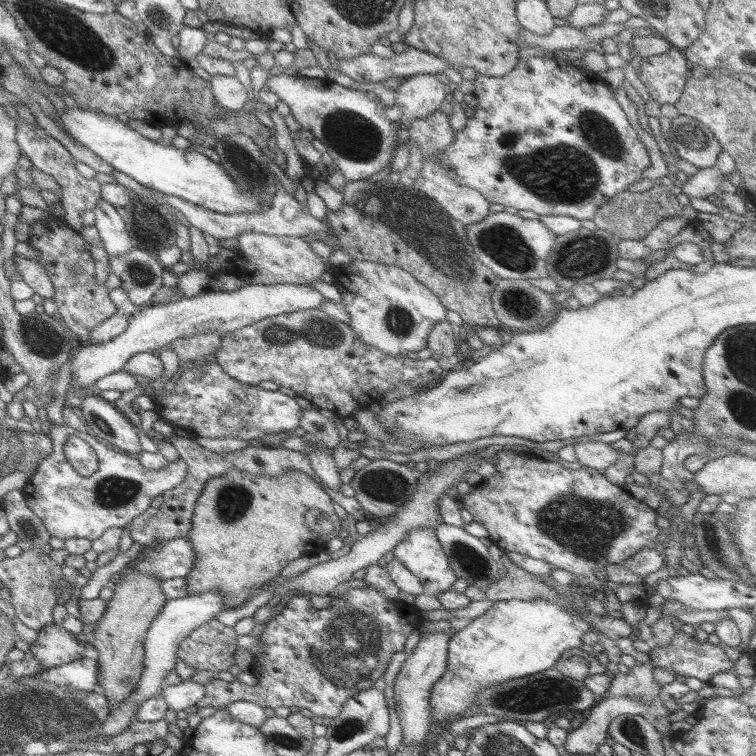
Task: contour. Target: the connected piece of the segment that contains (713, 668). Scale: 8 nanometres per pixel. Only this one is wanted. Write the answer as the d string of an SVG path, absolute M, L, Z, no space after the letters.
M680 630L674 633L670 642L651 650L651 660L655 668L668 669L677 676L697 678L704 683L714 675L734 672L734 663L720 644L700 642Z

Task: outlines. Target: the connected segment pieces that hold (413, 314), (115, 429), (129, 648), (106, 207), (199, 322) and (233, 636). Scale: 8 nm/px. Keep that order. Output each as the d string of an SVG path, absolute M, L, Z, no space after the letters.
M350 261L331 268L334 284L340 288L341 302L350 315L350 329L366 346L377 348L386 356L412 355L427 346L426 339L433 326L443 321L447 308L438 300L433 291L428 290L409 272L397 266L388 266L379 262Z
M100 395L86 396L77 412L96 440L120 449L129 456L136 457L142 452L137 427L114 406L114 402L106 401Z
M162 543L141 546L138 557L124 567L120 572L124 576L122 581L110 585L113 589L112 599L106 602L106 613L97 620L98 625L94 632L94 638L90 640L89 650L98 664L98 685L101 692L109 702L109 714L129 697L130 693L138 685L142 672L144 672L145 636L149 626L164 607L167 601L162 590L162 582L156 577L142 575L136 569L136 562L142 562L142 558L150 552L160 548Z
M101 200L93 211L96 218L94 226L110 257L120 256L134 247L125 220L116 207Z
M310 284L248 285L235 291L209 291L192 298L182 297L165 305L140 307L130 304L122 287L110 290L109 297L117 306L117 312L128 317L128 328L104 343L76 345L71 357L71 384L76 384L77 389L88 388L103 376L120 371L135 354L150 353L154 349L160 351L178 339L194 337L206 331L226 335L265 318L297 310L319 309L321 302L326 301Z
M210 619L195 628L180 643L177 657L199 671L220 673L230 670L234 664L234 653L238 635L232 627Z

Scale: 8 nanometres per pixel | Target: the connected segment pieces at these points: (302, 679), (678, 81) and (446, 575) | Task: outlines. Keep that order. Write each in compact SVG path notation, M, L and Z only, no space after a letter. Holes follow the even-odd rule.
M355 583L354 586L348 589L348 592L340 596L340 599L331 598L329 595L318 596L314 594L307 594L307 596L310 599L309 602L288 602L286 608L284 608L284 610L282 610L278 616L273 616L273 618L266 623L264 631L259 636L261 640L261 649L257 654L258 656L255 656L254 669L252 671L252 674L256 677L256 686L243 686L237 683L237 686L230 685L226 687L224 680L209 680L209 682L203 684L205 686L205 694L195 704L196 708L199 709L206 706L225 708L230 703L236 701L246 701L260 705L263 709L275 709L278 708L278 706L287 706L288 708L296 706L296 708L306 708L306 710L310 710L312 714L321 716L322 718L336 718L336 716L340 714L341 706L344 706L346 701L351 700L359 692L369 689L370 687L374 687L375 682L382 678L382 676L385 674L387 667L391 662L393 656L392 654L402 651L404 649L404 644L406 644L406 639L412 630L423 624L422 612L420 612L416 607L402 603L400 600L397 602L389 602L388 600L384 599L384 597L382 597L382 595L380 595L380 593L378 593L376 590L373 590L372 588L362 584ZM306 694L310 694L310 696L312 696L312 700L304 699Z
M671 47L665 54L644 60L640 67L640 80L650 98L659 105L676 105L684 91L691 64L683 54Z
M432 528L410 531L393 552L396 560L420 580L426 595L436 598L453 589L458 580Z

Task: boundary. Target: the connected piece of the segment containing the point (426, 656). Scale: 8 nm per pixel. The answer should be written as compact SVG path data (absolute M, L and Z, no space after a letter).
M445 631L425 632L412 654L408 655L394 684L396 710L402 726L403 743L415 745L426 740L431 726L430 689L448 668L447 650L451 634Z

